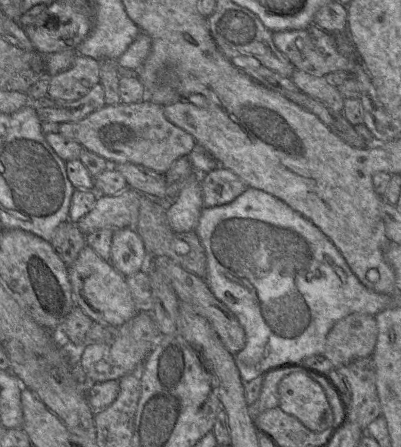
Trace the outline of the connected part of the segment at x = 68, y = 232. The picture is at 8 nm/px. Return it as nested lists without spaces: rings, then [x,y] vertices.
[[[67,220],[58,226],[50,243],[66,266],[70,267],[85,247],[86,239],[78,227]]]

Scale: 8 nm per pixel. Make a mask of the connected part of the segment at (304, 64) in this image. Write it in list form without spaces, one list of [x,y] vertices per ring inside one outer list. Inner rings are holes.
[[[314,23],[303,29],[273,32],[273,41],[296,69],[314,76],[325,77],[335,71],[344,71],[352,76],[351,62],[339,52],[334,35],[320,29]]]

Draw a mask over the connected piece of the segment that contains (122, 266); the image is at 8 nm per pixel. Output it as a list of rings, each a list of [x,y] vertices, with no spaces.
[[[134,228],[114,231],[109,262],[124,277],[145,270],[148,254],[144,242]]]

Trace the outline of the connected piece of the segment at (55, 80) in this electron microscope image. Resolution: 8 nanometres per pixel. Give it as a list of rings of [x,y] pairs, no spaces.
[[[77,54],[67,70],[48,76],[47,96],[56,100],[75,101],[99,82],[99,62],[89,56]]]

